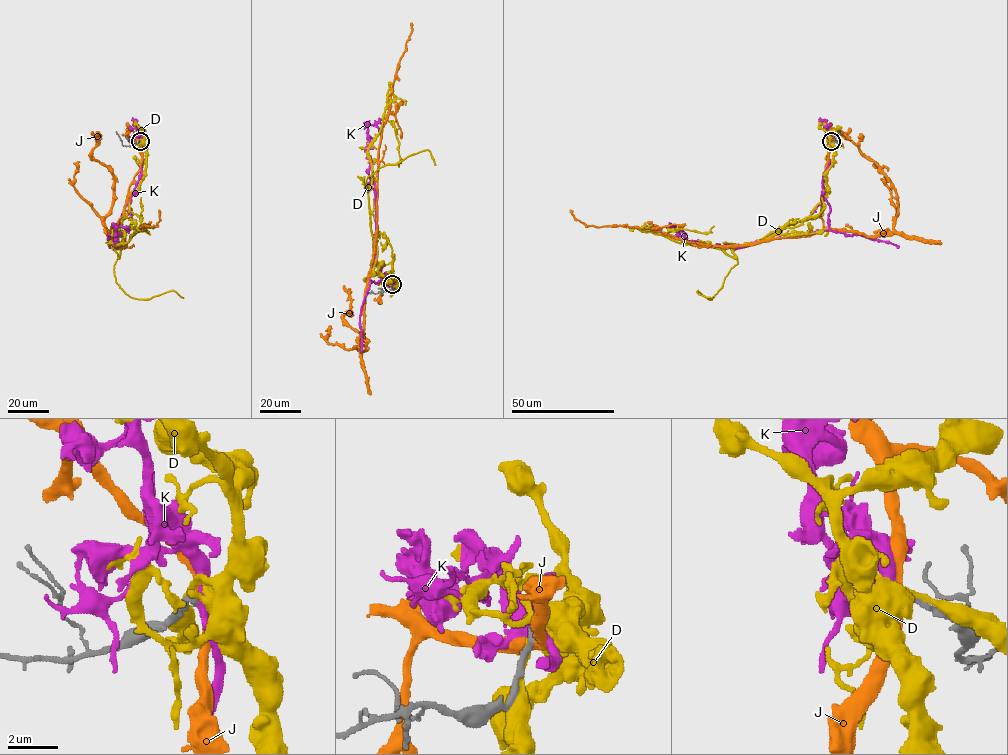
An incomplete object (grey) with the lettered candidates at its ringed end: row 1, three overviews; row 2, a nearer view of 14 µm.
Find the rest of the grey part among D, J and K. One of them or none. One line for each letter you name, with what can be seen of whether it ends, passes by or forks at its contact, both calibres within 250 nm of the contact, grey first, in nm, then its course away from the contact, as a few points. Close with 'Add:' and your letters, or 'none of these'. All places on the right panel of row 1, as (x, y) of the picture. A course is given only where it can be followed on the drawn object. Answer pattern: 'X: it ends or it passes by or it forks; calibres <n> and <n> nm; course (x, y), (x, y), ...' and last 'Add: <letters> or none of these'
Add: none of these

